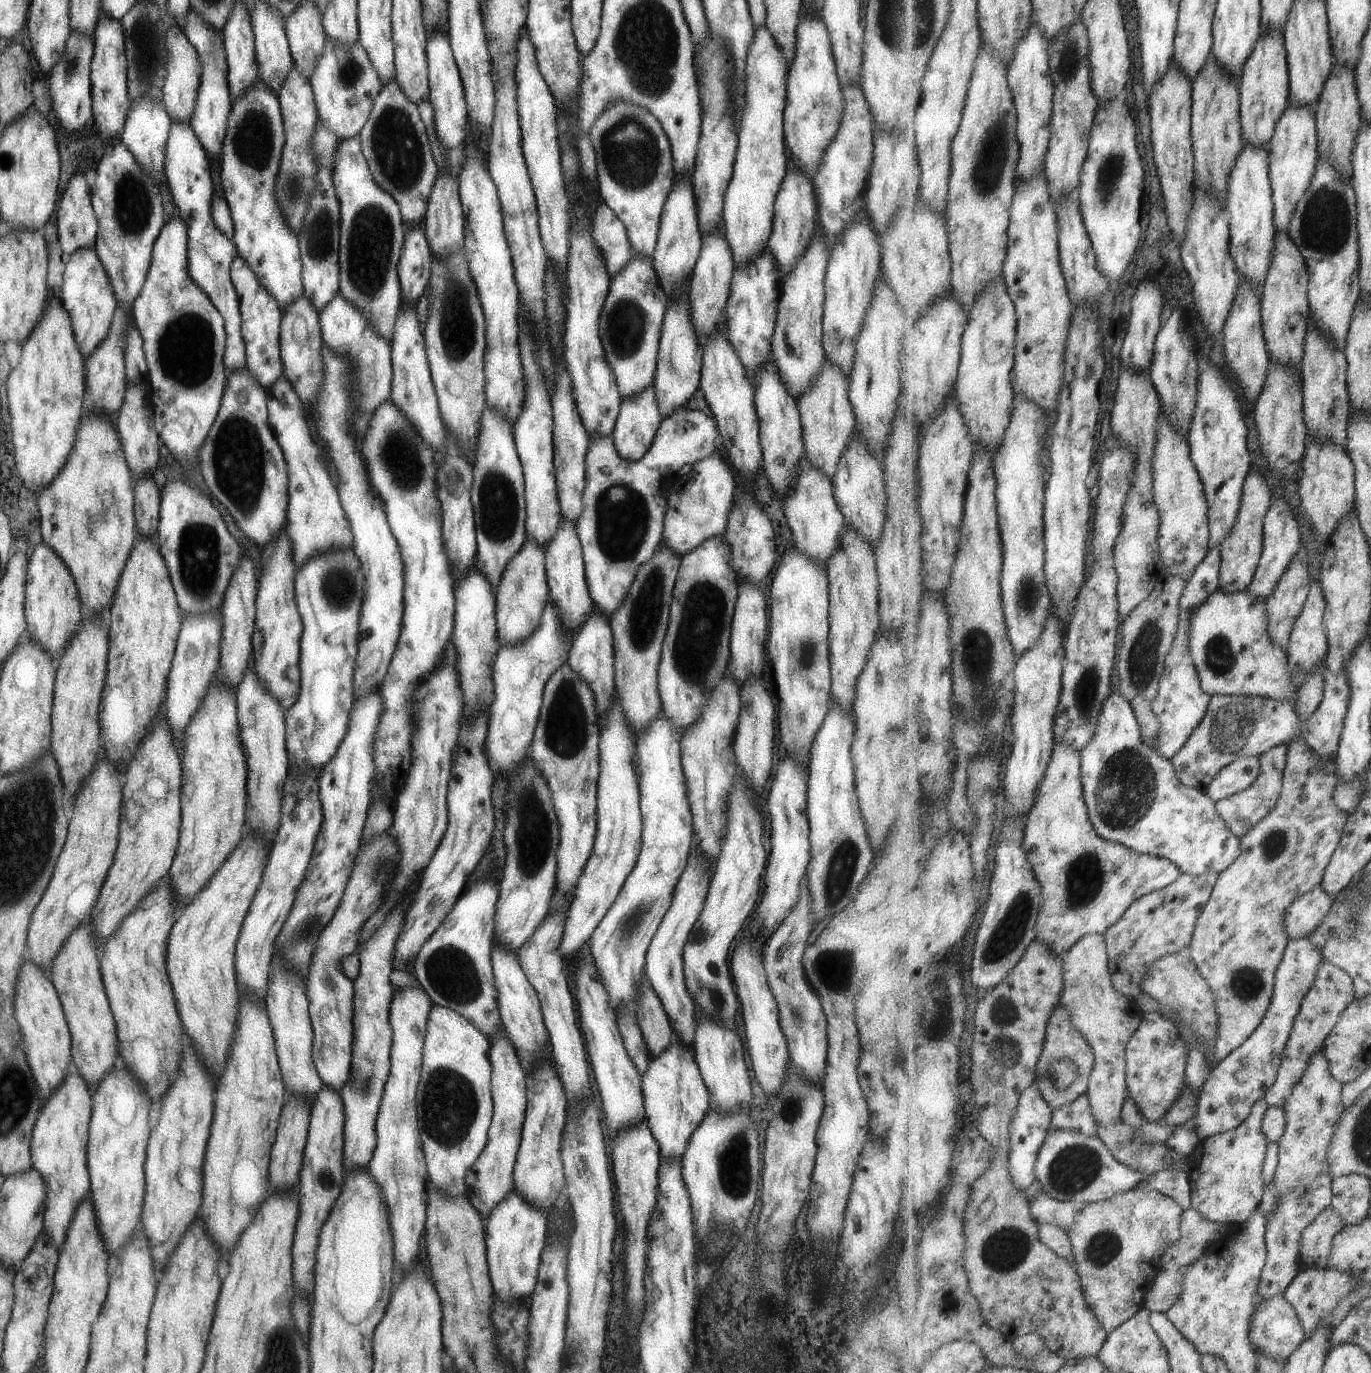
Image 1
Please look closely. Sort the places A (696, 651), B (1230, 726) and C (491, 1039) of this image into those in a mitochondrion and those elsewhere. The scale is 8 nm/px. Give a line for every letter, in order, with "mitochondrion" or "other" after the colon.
A: mitochondrion
B: mitochondrion
C: other

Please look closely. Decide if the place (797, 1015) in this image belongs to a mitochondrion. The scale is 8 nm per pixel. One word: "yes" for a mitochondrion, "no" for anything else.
yes

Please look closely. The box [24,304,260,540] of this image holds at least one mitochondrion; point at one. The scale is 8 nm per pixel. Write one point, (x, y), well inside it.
(185, 351)

